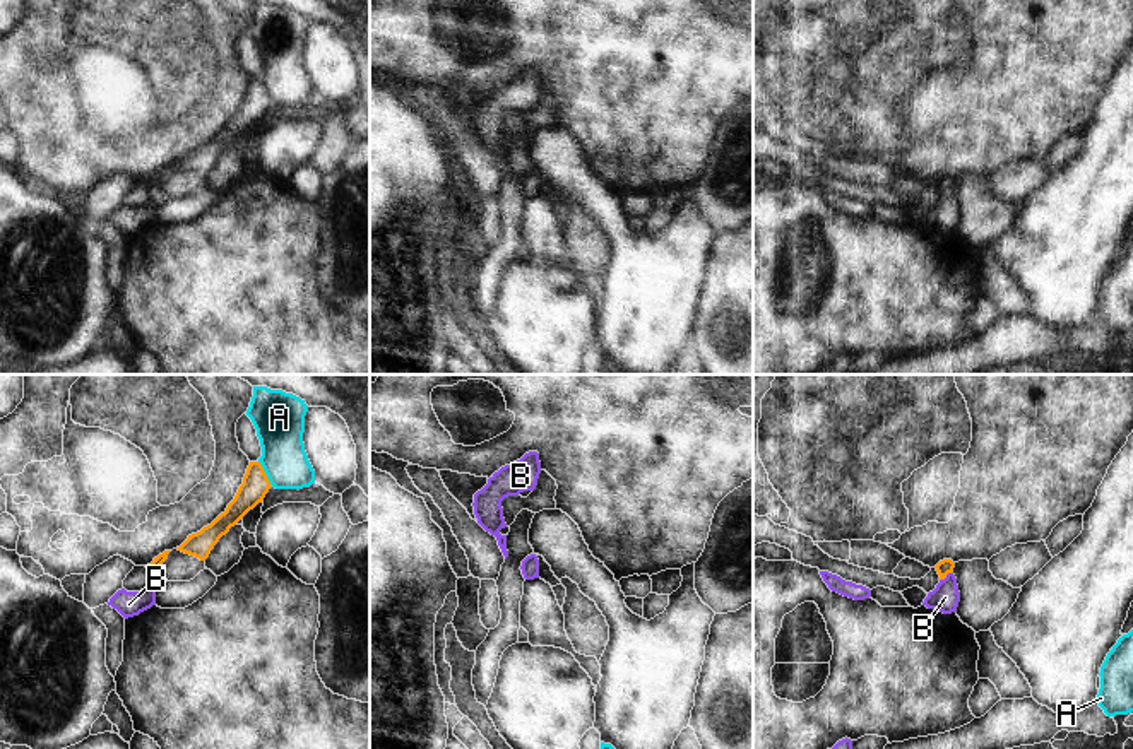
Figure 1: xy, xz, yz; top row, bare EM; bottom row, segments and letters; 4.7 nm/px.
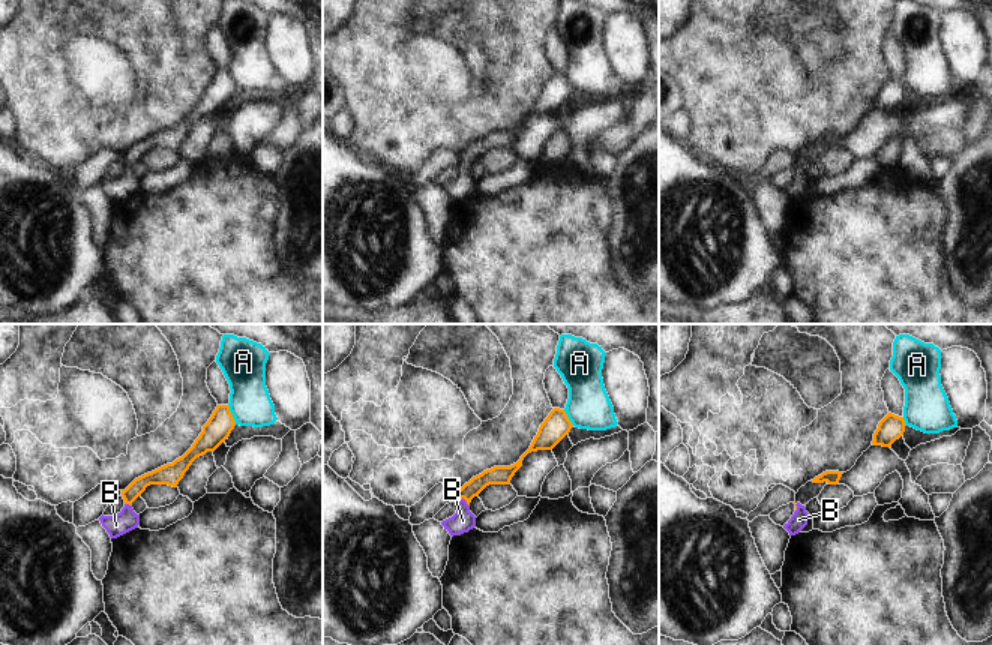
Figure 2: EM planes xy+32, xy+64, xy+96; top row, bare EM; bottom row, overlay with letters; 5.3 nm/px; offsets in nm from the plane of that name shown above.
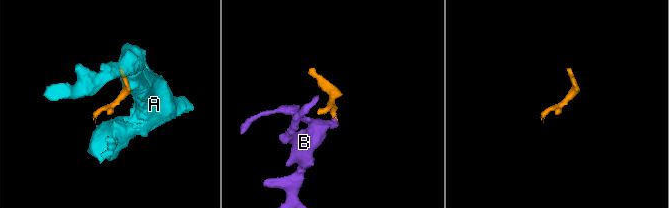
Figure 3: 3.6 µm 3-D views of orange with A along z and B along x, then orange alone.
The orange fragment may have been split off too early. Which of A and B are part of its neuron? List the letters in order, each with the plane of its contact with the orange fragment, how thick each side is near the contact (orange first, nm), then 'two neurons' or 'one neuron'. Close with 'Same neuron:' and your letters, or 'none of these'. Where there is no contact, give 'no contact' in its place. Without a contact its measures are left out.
A: xy | 130/240 nm | two neurons
B: yz | 70/140 nm | one neuron
Same neuron: B

